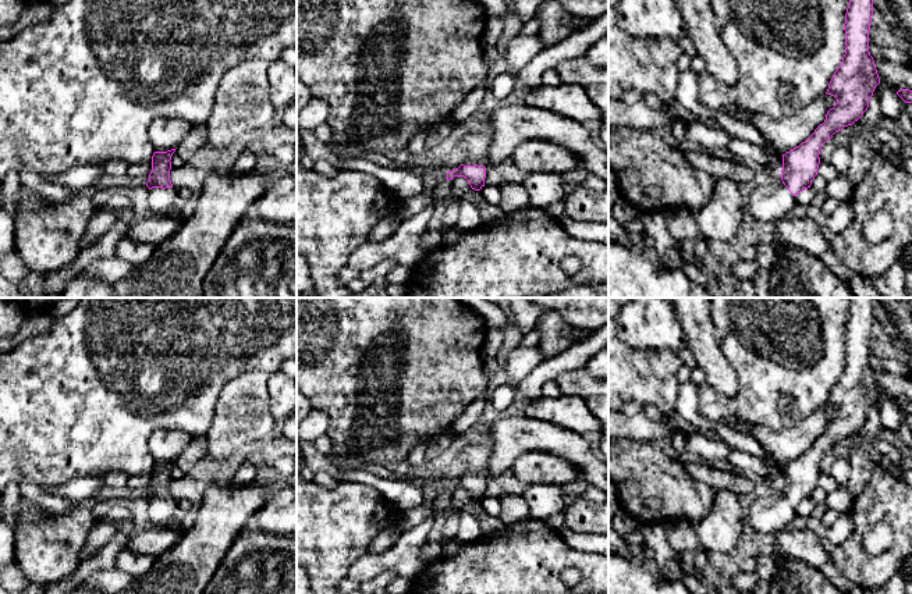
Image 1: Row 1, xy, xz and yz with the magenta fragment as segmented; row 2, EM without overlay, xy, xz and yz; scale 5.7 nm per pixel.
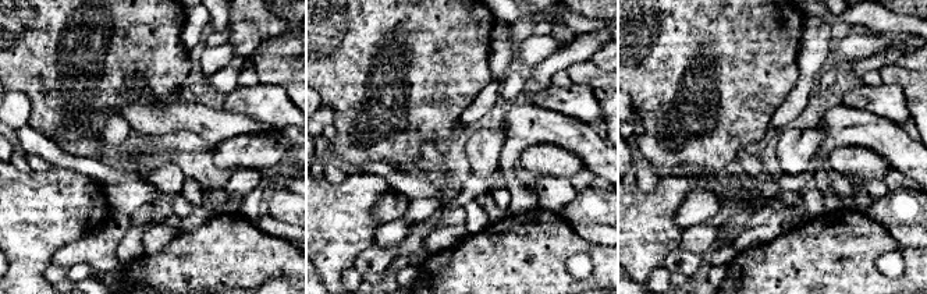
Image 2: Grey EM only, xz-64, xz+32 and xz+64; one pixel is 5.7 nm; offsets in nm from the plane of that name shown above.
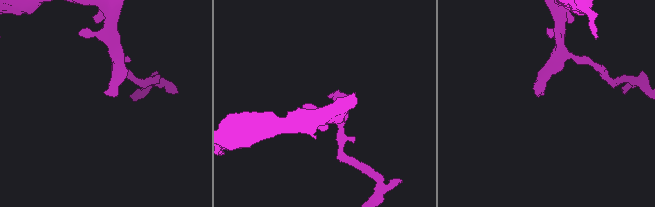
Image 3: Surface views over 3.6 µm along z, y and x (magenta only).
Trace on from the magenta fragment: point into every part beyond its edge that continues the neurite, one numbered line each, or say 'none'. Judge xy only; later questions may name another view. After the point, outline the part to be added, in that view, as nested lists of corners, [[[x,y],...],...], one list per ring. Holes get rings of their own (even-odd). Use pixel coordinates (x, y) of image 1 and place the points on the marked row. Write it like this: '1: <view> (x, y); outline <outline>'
1: xy (160, 201); outline [[[152,188],[149,189],[149,207],[156,216],[166,216],[166,211],[174,204],[177,191],[174,188]]]

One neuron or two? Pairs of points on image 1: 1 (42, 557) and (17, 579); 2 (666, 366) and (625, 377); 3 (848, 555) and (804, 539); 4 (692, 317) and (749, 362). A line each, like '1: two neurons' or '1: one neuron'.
1: two neurons
2: one neuron
3: two neurons
4: two neurons

